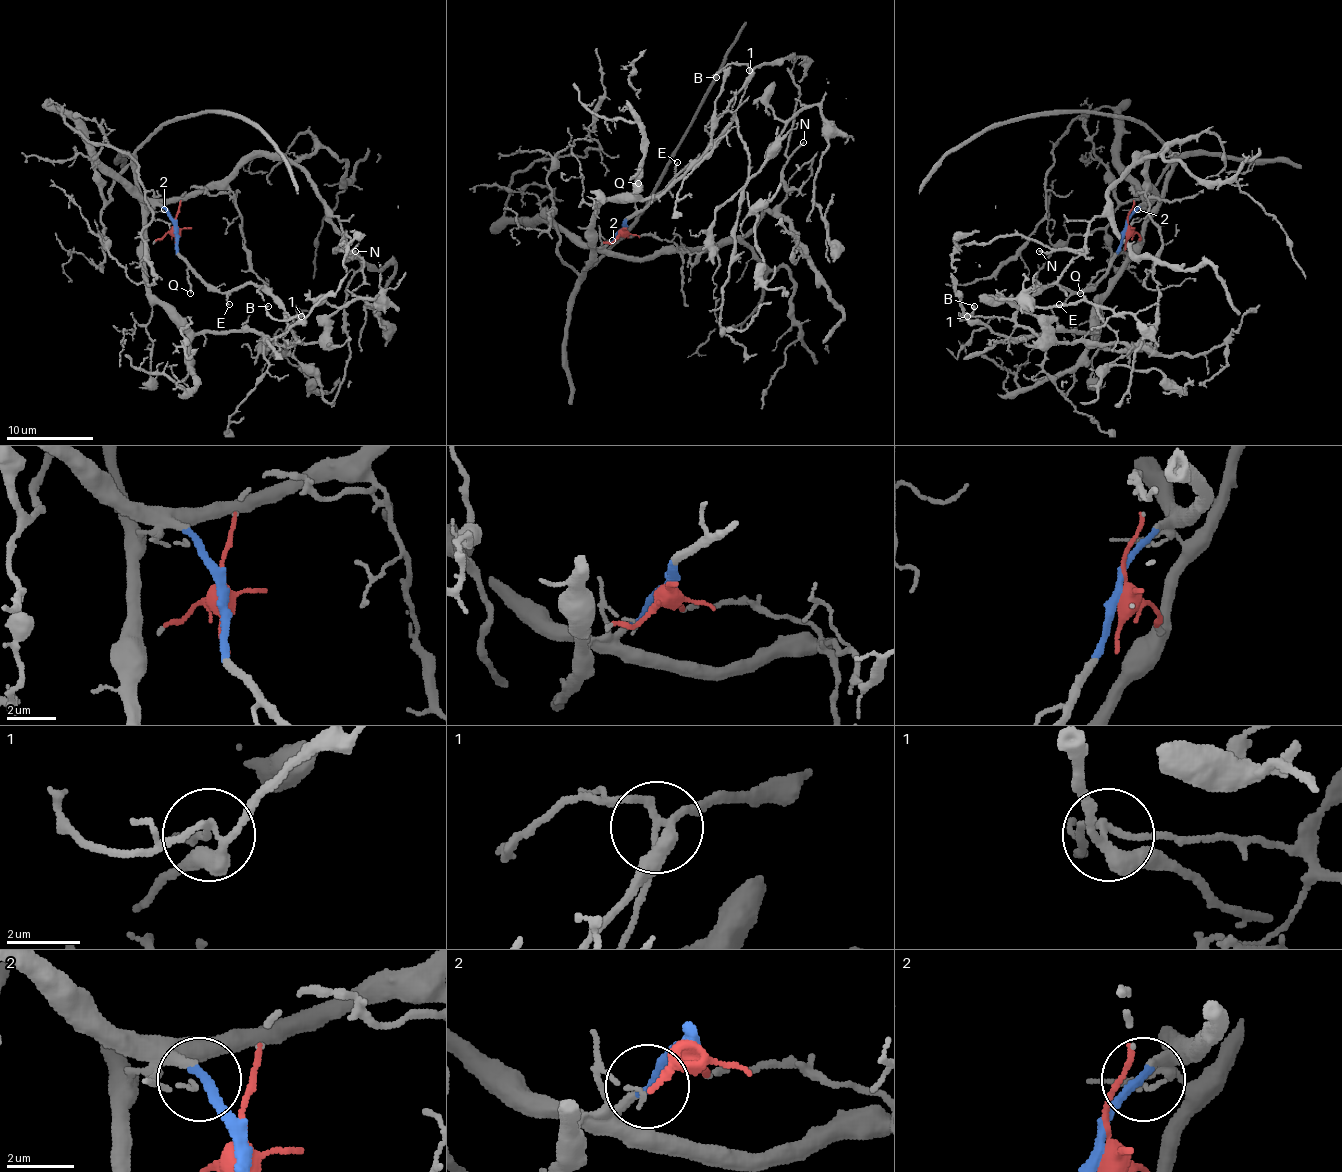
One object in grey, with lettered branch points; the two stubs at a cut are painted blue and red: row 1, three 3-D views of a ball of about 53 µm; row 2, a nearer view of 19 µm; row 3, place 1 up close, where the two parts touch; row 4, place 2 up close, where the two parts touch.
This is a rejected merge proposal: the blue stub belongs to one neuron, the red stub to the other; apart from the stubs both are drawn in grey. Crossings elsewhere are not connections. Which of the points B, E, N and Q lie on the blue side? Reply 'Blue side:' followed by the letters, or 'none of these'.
Blue side: B, E, N, Q

